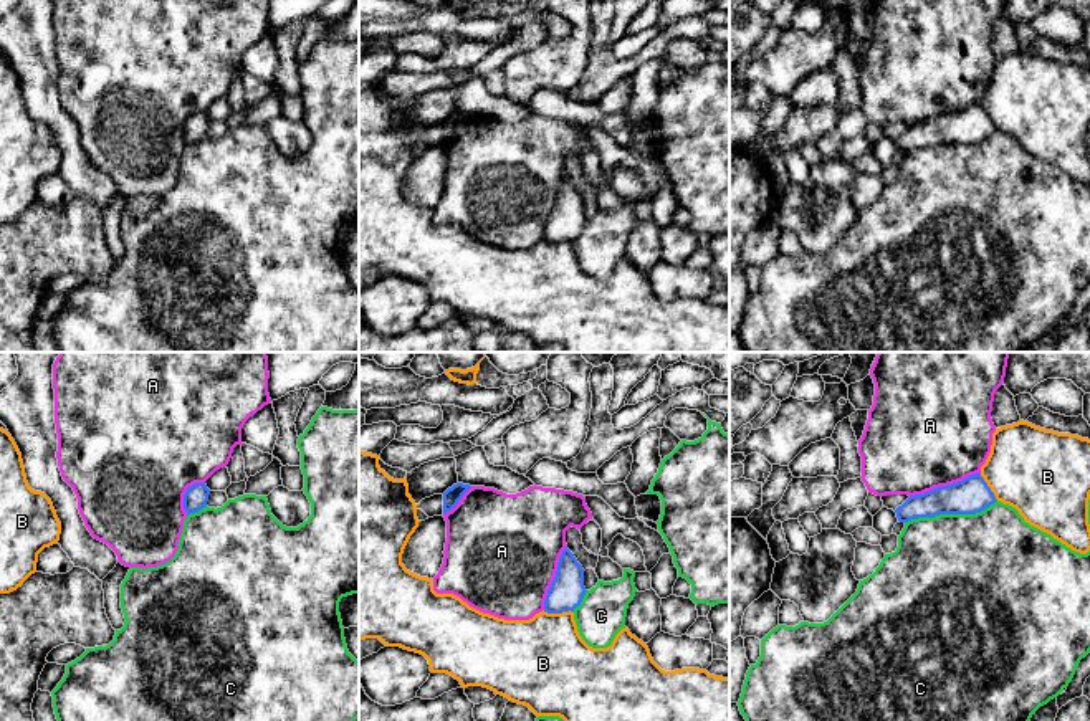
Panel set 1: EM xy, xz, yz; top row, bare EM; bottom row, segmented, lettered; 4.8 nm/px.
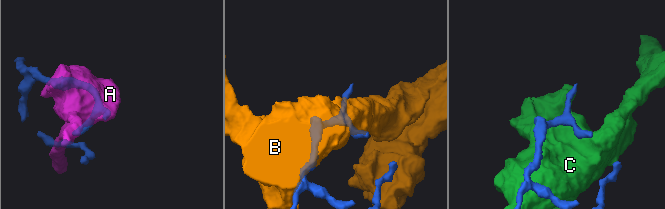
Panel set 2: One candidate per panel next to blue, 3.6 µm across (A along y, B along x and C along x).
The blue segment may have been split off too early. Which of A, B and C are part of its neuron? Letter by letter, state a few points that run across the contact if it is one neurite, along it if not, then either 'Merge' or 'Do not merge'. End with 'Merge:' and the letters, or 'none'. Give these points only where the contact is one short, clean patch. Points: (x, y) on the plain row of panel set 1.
A: Do not merge
B: Do not merge
C: Do not merge
Merge: none

